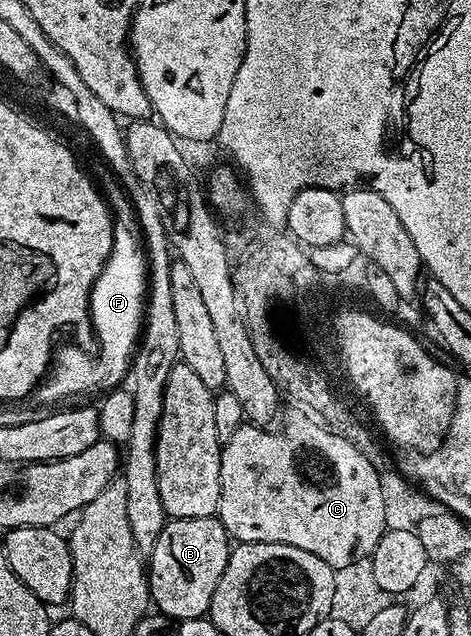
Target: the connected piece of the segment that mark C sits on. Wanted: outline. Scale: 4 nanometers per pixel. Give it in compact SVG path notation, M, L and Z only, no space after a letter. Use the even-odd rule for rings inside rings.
M307 421L304 425L291 425L287 433L270 433L270 428L250 423L240 425L219 454L221 495L217 516L227 529L228 538L236 542L264 541L301 547L301 551L325 559L337 570L355 560L370 558L387 529L386 499L378 471L352 438L342 437L334 433L334 428L320 424Z

